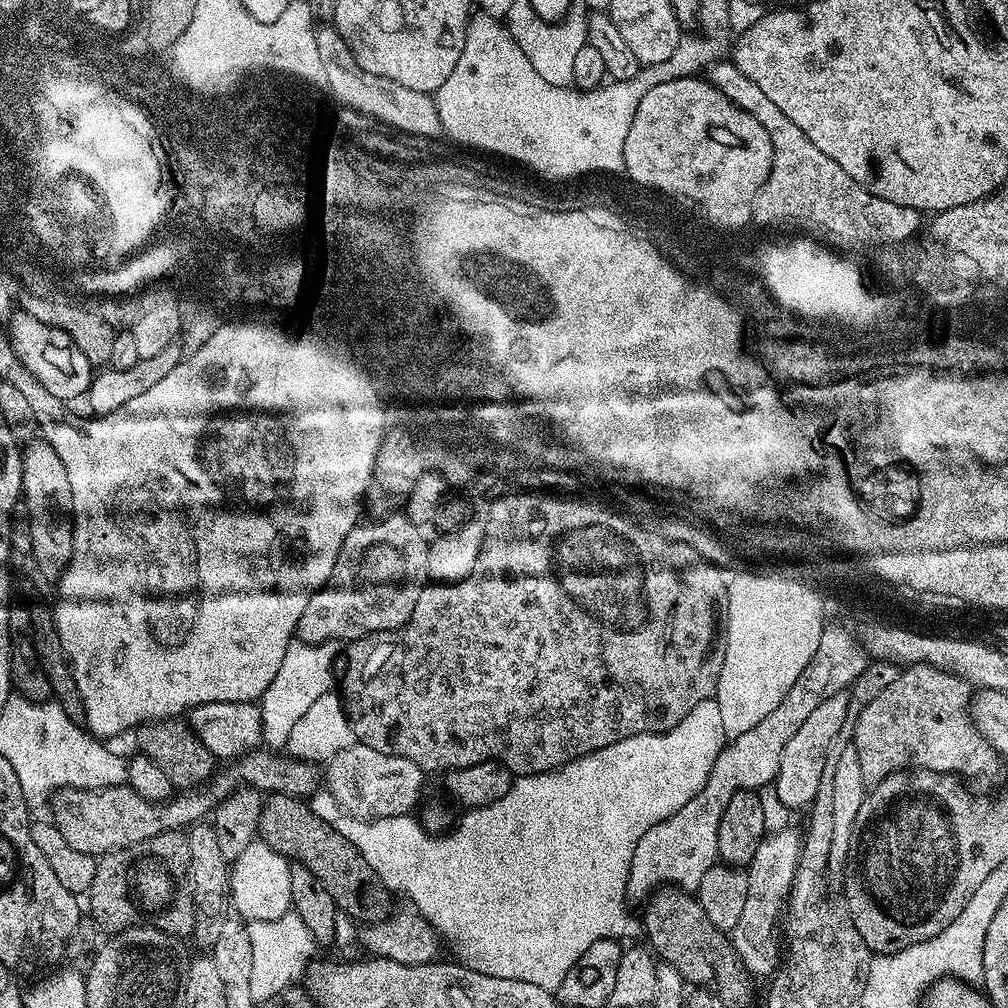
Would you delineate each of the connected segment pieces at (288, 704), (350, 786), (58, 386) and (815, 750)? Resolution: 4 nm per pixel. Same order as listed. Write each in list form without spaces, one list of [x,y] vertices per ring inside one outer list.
[[[293,638],[290,646],[286,646],[286,655],[282,658],[282,667],[270,682],[270,686],[260,697],[260,717],[264,731],[263,743],[269,749],[280,750],[290,738],[290,730],[310,710],[310,705],[322,694],[333,691],[332,667],[342,656],[342,644],[339,640],[328,640],[324,644],[307,644],[305,640]]]
[[[359,742],[334,754],[334,758],[326,764],[327,795],[333,796],[349,816],[362,820],[381,820],[387,816],[409,815],[413,811],[412,807],[420,800],[424,779],[424,769],[410,762],[410,758],[382,754],[378,750],[370,750],[370,746]]]
[[[19,310],[13,311],[6,327],[6,335],[22,366],[30,370],[30,374],[34,374],[34,378],[38,378],[38,382],[54,394],[54,398],[73,402],[87,393],[94,375],[94,365],[88,361],[86,354],[82,354],[82,350],[78,350],[78,346],[74,346],[74,342],[70,342],[70,334],[54,326],[46,326],[46,322],[38,322],[34,314]]]
[[[847,691],[839,692],[826,698],[802,722],[802,727],[786,742],[786,747],[782,752],[782,759],[779,762],[779,770],[772,788],[777,792],[778,798],[790,810],[796,810],[802,806],[811,805],[820,789],[821,782],[825,779],[834,740],[841,732],[847,718],[849,721],[849,702],[851,695]]]

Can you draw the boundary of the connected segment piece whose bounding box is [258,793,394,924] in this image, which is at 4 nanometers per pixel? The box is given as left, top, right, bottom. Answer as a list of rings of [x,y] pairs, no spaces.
[[[276,793],[269,795],[259,818],[258,834],[272,850],[313,871],[329,891],[337,909],[349,919],[360,924],[376,924],[391,915],[394,898],[379,873],[360,855],[349,837],[338,834],[333,826],[317,818],[311,805],[303,799]]]

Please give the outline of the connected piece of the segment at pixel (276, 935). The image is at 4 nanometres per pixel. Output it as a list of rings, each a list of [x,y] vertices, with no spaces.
[[[289,911],[282,918],[270,922],[251,921],[248,924],[250,934],[250,995],[257,1002],[269,1000],[282,990],[293,987],[296,978],[305,973],[312,956],[318,949],[318,943],[296,913]]]

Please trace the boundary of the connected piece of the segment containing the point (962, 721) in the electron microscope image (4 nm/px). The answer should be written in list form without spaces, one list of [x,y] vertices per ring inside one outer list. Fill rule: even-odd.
[[[913,664],[905,667],[903,671],[901,671],[900,676],[894,678],[894,682],[890,682],[890,686],[886,686],[886,690],[882,690],[882,694],[869,696],[860,711],[855,713],[854,722],[856,720],[856,725],[852,728],[852,740],[850,740],[850,744],[858,754],[858,762],[862,765],[862,774],[864,775],[865,781],[875,782],[885,780],[890,773],[901,770],[946,772],[949,774],[959,774],[961,777],[969,776],[972,780],[984,780],[987,776],[994,775],[995,772],[999,770],[1000,764],[1002,764],[1002,758],[993,750],[990,742],[986,742],[986,738],[982,738],[982,734],[976,729],[976,725],[972,722],[969,705],[972,703],[973,695],[973,685],[969,684],[967,680],[963,680],[961,676],[955,676],[953,672],[946,672],[942,668],[935,668],[929,664]]]

